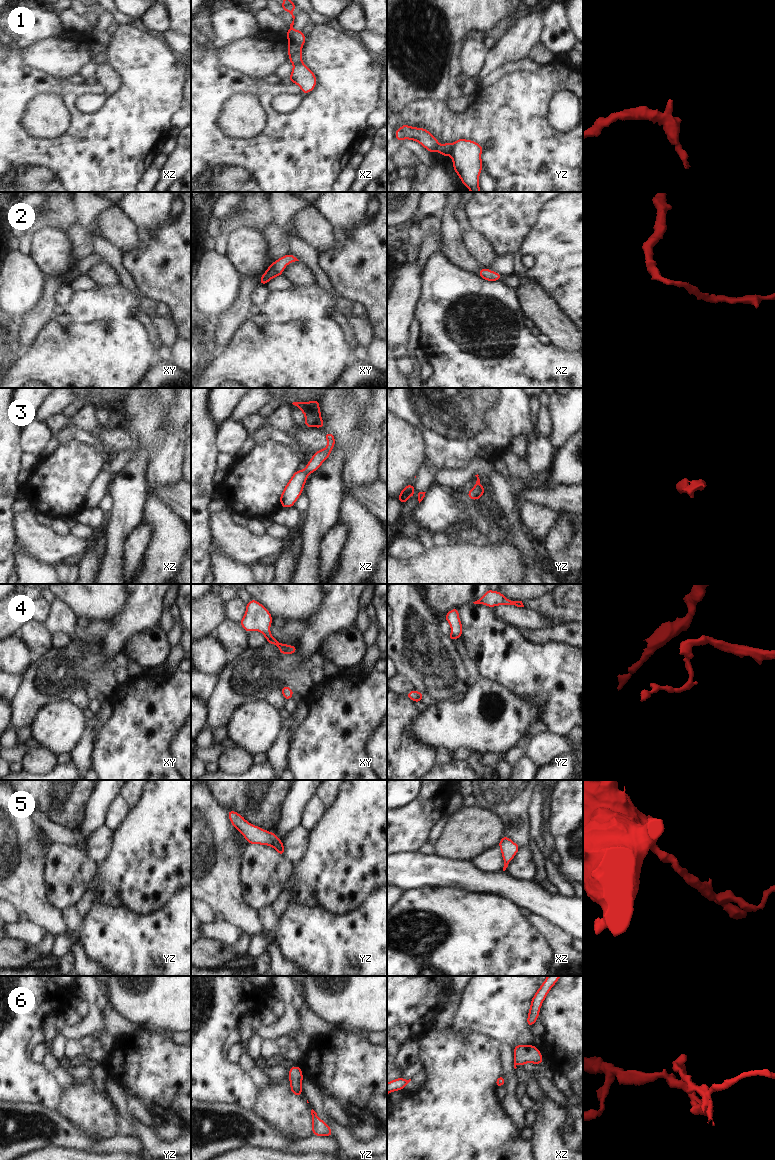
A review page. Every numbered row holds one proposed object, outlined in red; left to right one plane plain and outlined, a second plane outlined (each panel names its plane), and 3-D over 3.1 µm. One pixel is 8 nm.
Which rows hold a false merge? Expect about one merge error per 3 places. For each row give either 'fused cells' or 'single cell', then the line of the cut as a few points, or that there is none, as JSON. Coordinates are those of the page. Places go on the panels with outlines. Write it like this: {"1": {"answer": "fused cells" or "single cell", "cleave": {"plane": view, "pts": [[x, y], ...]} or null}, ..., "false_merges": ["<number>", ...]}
{"1": {"answer": "fused cells", "cleave": {"plane": "yz", "pts": [[453, 144], [453, 149], [449, 154]]}}, "2": {"answer": "single cell", "cleave": null}, "3": {"answer": "single cell", "cleave": null}, "4": {"answer": "single cell", "cleave": null}, "5": {"answer": "single cell", "cleave": null}, "6": {"answer": "single cell", "cleave": null}, "false_merges": ["1"]}

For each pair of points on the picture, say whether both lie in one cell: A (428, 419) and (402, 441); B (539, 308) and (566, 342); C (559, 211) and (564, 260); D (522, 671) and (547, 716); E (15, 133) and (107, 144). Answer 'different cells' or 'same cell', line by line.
A: different cells
B: same cell
C: same cell
D: same cell
E: same cell

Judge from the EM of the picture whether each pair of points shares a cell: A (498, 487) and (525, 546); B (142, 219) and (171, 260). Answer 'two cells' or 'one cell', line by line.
A: one cell
B: one cell

